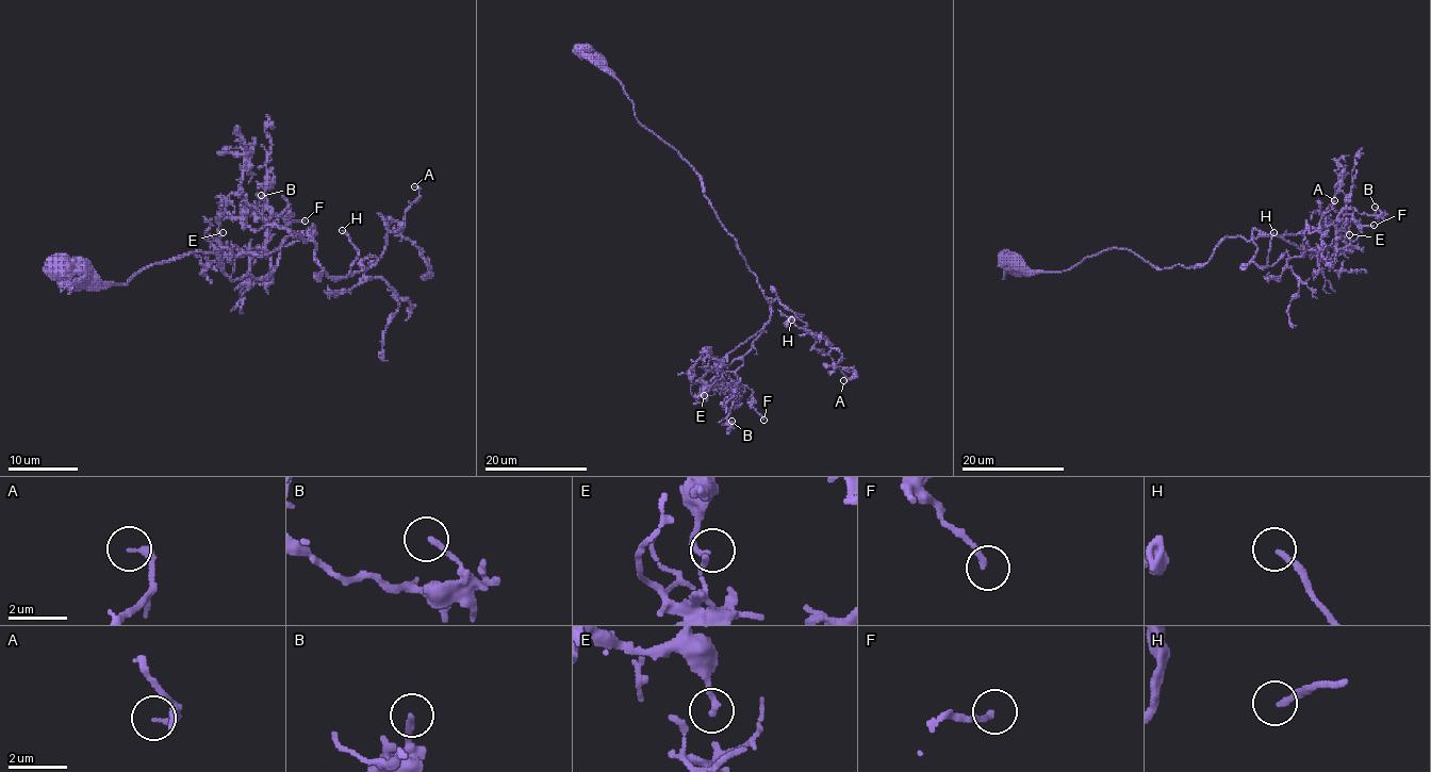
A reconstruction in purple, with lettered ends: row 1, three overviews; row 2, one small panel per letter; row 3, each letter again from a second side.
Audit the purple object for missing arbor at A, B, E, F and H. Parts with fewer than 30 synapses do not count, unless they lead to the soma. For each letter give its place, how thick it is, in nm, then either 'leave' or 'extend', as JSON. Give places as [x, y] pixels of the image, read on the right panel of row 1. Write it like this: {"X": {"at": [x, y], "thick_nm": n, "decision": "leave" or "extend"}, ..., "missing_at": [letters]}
{"A": {"at": [1334, 200], "thick_nm": 240, "decision": "leave"}, "B": {"at": [1375, 207], "thick_nm": 180, "decision": "leave"}, "E": {"at": [1349, 234], "thick_nm": 100, "decision": "leave"}, "F": {"at": [1374, 225], "thick_nm": 190, "decision": "leave"}, "H": {"at": [1273, 232], "thick_nm": 200, "decision": "extend"}, "missing_at": ["H"]}

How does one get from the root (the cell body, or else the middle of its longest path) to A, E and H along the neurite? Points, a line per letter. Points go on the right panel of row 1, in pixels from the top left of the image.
A: (1196, 265), (1227, 236), (1253, 241), (1257, 266), (1286, 251), (1299, 257), (1304, 232), (1317, 229), (1334, 200)
E: (1196, 265), (1206, 262), (1227, 236), (1253, 241), (1311, 229), (1319, 232), (1326, 219), (1344, 224), (1349, 234)
H: (1196, 265), (1206, 262), (1227, 236), (1242, 236), (1256, 247), (1253, 261), (1266, 266), (1273, 232)

